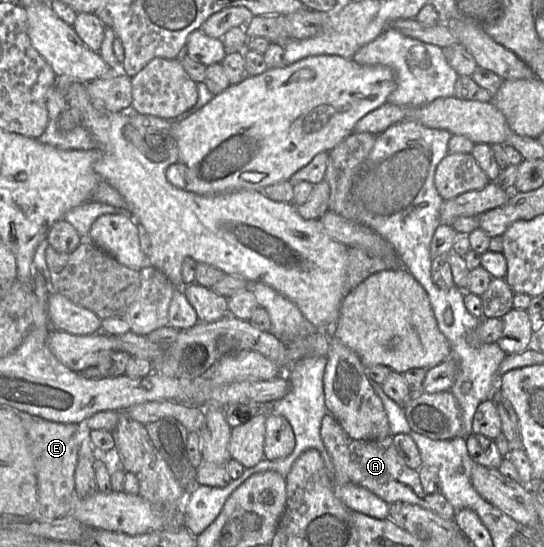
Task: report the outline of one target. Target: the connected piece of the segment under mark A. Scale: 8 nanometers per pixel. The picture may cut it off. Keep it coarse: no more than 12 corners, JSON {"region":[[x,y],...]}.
{"region":[[330,413],[320,435],[335,484],[367,488],[388,504],[443,519],[456,510],[424,492],[392,437],[353,439]]}

